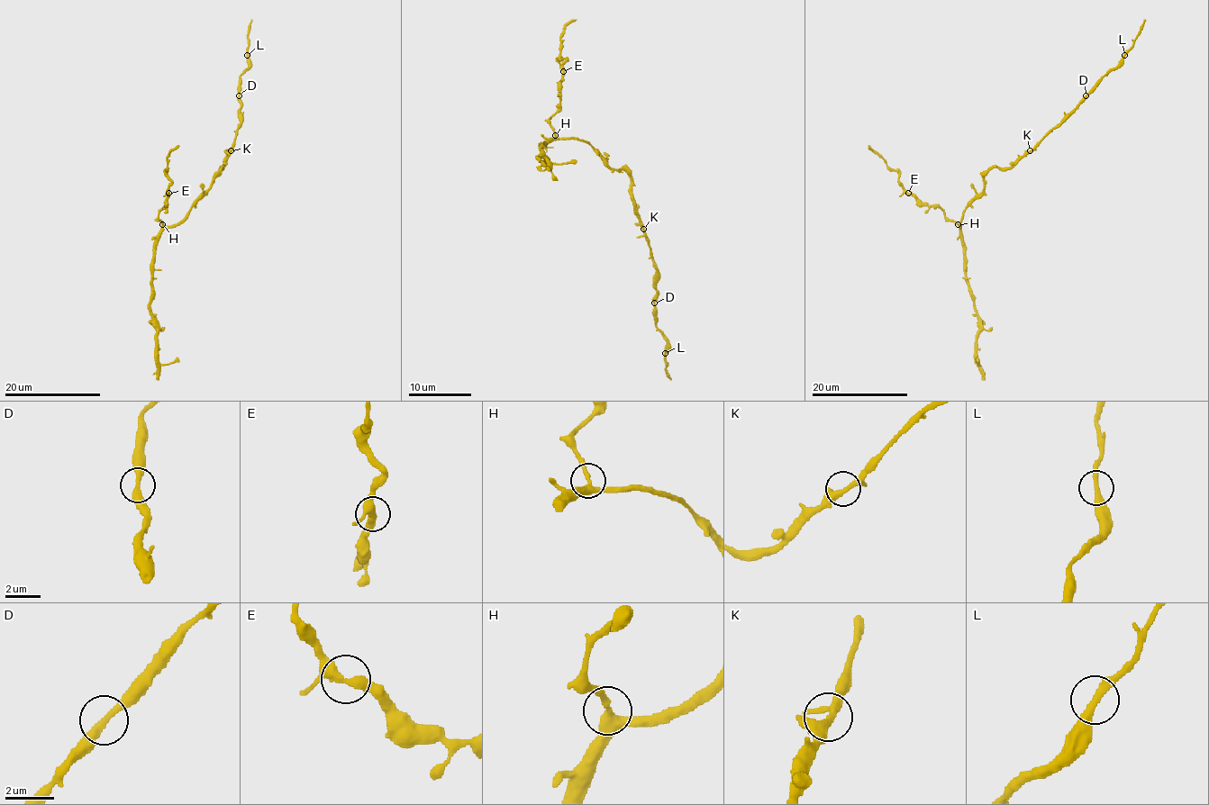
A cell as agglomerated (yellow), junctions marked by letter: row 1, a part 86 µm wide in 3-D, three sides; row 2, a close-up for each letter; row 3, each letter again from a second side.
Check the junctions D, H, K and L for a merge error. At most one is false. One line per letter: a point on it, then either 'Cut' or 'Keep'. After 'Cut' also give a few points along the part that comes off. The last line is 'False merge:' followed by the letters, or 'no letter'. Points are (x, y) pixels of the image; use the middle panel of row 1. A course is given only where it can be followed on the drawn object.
D: Place: (654, 303). Keep
H: Place: (555, 135). Keep
K: Place: (643, 229). Keep
L: Place: (665, 353). Keep
False merge: no letter

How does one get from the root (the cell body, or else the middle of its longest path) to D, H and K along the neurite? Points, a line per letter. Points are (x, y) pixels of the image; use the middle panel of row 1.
D: (622, 169), (631, 177), (633, 212), (656, 269), (654, 303)
H: (622, 169), (613, 169), (588, 142), (574, 138), (559, 140), (555, 135)
K: (622, 169), (631, 177), (633, 212), (643, 229)

